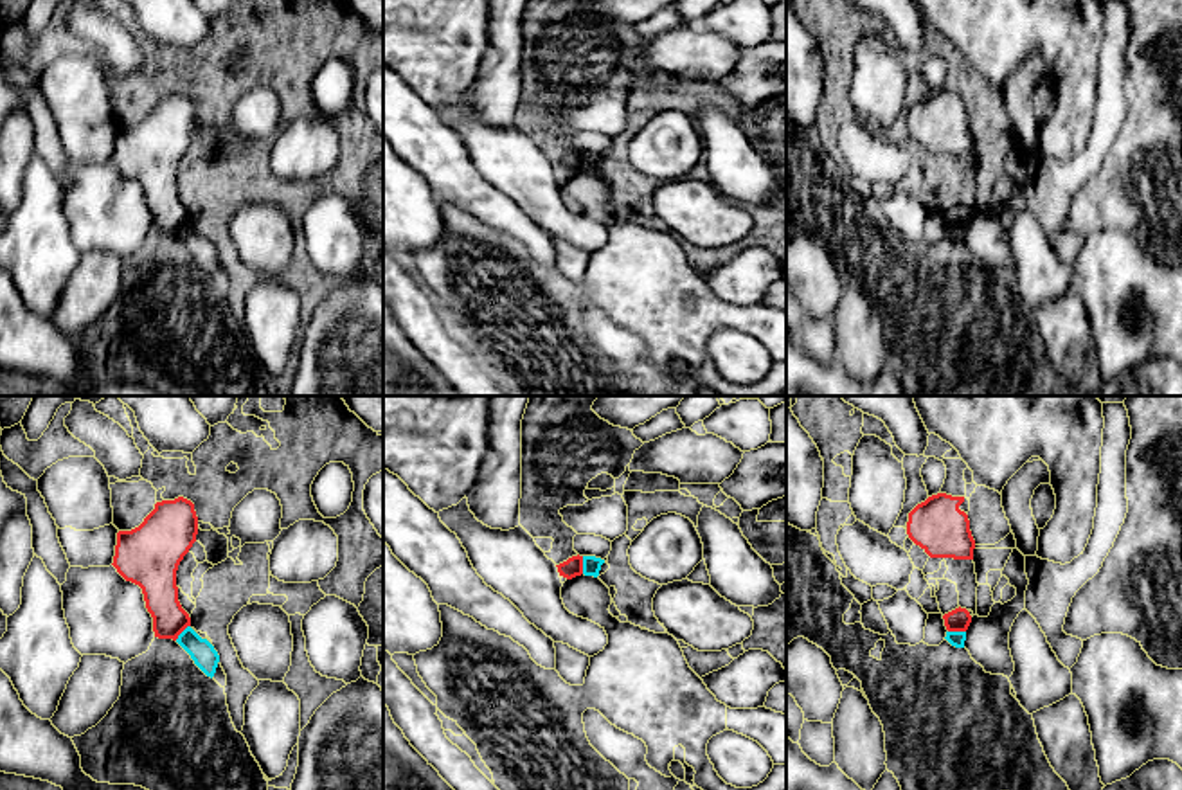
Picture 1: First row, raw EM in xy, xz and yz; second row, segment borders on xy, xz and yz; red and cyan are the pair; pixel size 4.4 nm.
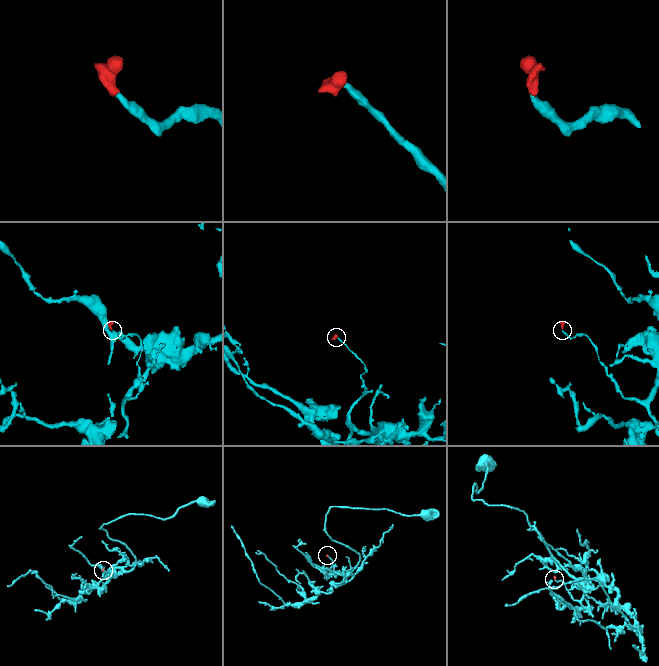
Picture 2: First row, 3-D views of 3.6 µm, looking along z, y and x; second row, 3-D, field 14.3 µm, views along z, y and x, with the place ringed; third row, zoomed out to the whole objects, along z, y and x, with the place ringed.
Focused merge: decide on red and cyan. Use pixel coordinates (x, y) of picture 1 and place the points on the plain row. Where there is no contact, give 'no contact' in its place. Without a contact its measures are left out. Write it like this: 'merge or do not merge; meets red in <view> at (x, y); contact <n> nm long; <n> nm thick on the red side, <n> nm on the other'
do not merge; meets red in xz at (582, 162); contact 80 nm long; 90 nm thick on the red side, 80 nm on the other

